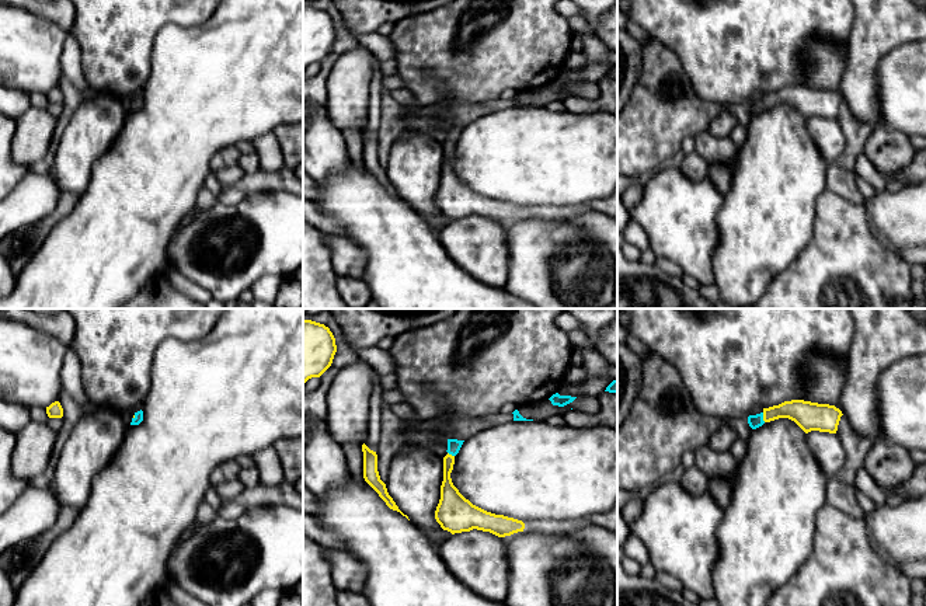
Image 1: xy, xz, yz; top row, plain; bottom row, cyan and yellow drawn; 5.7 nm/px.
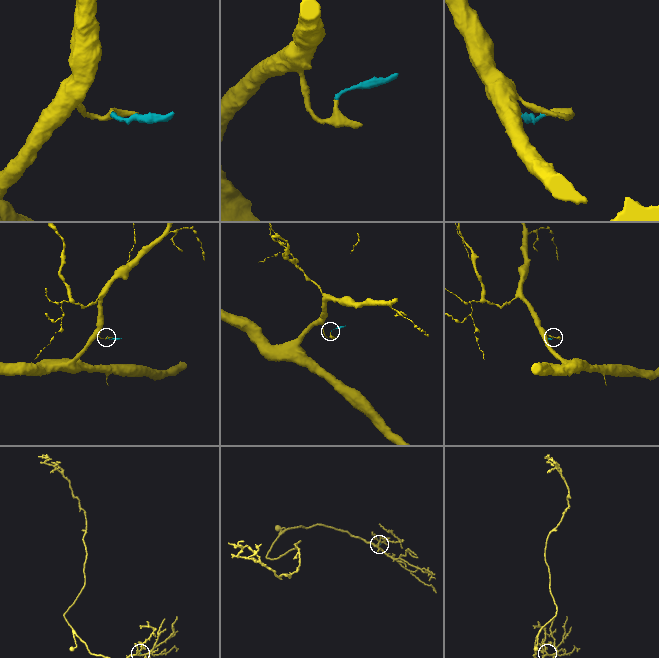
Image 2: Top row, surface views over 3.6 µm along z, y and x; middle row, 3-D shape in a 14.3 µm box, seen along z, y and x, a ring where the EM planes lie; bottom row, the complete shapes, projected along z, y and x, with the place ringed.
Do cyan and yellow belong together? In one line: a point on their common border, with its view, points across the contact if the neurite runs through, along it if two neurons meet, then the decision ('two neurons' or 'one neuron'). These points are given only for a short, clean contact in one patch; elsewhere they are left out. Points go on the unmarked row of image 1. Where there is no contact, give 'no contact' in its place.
meets cyan in yz at (762, 103); runs through yz (755, 107), (762, 103), (776, 97), (806, 100); one neuron

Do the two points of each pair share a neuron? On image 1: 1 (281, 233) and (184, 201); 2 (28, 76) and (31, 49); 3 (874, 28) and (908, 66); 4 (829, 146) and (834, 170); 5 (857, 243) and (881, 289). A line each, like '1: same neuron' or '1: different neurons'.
1: different neurons
2: same neuron
3: different neurons
4: different neurons
5: same neuron

